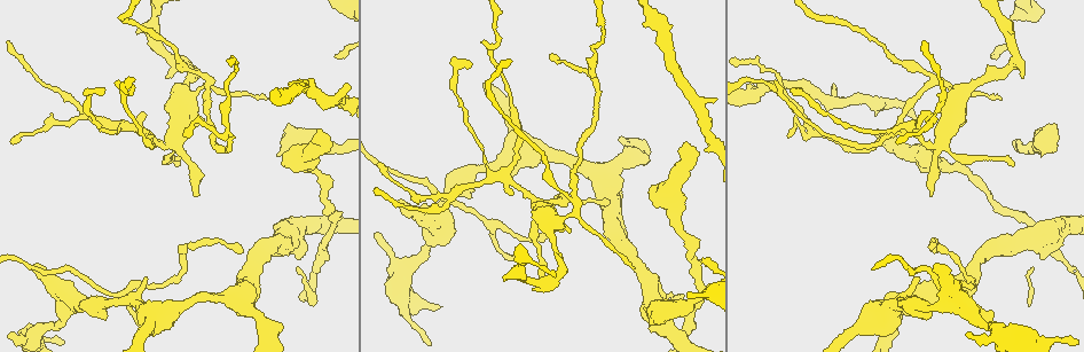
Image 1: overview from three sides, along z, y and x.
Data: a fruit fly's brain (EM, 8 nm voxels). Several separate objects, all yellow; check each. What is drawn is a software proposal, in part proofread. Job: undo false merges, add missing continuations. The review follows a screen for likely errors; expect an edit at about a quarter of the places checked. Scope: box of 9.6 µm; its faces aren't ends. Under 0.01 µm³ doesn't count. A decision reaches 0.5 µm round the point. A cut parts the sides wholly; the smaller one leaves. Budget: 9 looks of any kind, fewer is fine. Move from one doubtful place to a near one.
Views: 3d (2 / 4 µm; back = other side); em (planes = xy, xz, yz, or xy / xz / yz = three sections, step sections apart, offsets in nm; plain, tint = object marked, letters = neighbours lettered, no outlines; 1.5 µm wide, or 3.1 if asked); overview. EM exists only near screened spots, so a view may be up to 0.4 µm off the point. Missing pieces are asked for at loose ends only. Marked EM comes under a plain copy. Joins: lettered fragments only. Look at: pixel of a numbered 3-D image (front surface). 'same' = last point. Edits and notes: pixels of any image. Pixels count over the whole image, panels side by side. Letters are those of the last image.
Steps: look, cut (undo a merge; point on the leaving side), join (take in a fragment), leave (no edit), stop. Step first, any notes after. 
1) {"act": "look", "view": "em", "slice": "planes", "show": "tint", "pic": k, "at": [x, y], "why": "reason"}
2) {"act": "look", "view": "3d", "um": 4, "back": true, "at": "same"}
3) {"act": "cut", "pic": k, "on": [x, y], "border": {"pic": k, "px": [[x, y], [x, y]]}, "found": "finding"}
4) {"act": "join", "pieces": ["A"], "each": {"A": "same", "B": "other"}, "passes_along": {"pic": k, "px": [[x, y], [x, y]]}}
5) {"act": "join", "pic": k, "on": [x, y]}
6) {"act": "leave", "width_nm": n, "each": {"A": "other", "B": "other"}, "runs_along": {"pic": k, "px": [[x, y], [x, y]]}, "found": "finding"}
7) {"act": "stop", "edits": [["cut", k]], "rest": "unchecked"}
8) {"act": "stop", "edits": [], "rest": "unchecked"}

{"act": "look", "view": "em", "slice": "planes", "show": "letters", "pic": 1, "at": [1002, 100], "why": "tapers out"}

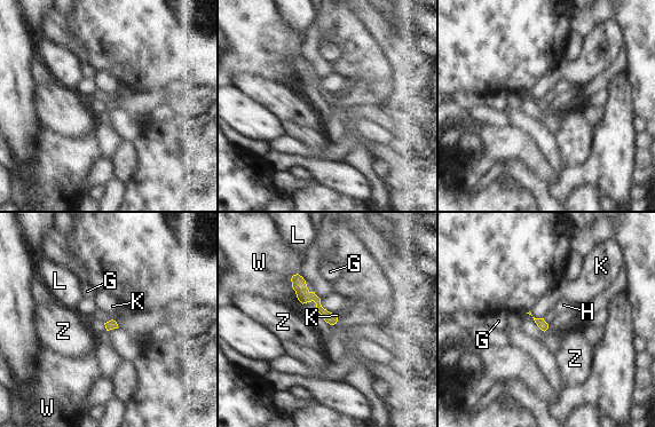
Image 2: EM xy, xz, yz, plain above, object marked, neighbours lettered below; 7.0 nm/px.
{"act": "leave", "each": {"G": "other", "H": "other", "K": "other", "L": "other", "W": "other", "Z": "other"}, "found": "none of them fits"}

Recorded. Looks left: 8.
{"act": "look", "view": "em", "slice": "planes", "show": "tint", "pic": 1, "at": [687, 144], "why": "stops while still wide"}

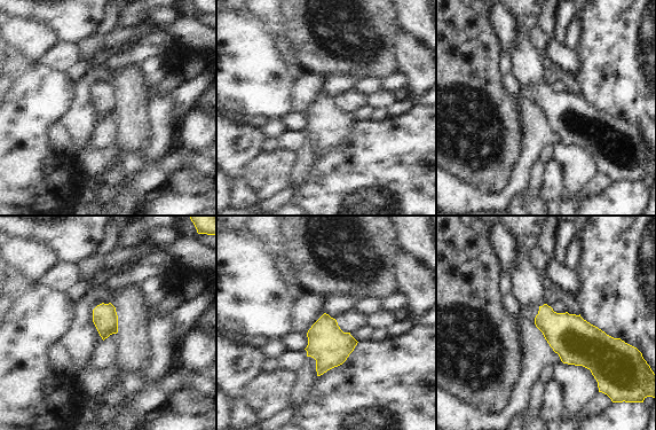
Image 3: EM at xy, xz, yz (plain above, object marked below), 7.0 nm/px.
{"act": "look", "view": "em", "slice": "planes", "show": "letters", "at": "same", "why": "what lies round it"}

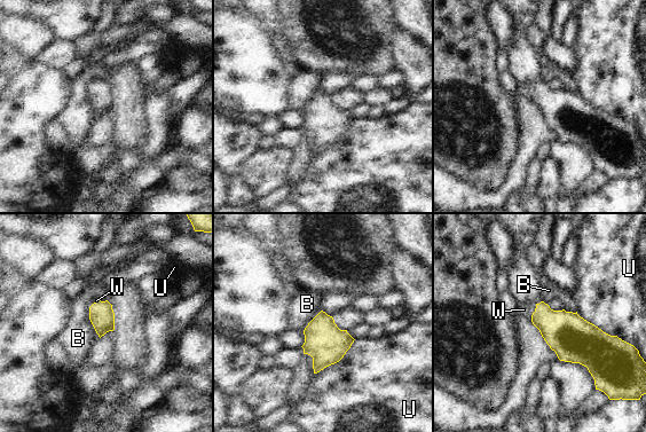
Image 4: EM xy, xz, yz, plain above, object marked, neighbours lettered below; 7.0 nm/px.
{"act": "join", "pieces": ["W"], "longest_contact_nm": ["U", 380], "each": {"B": "other", "U": "other", "W": "same"}, "passes_along": {"pic": 4, "px": [[562, 331], [535, 308], [528, 307]]}, "found": "the neuron continues"}

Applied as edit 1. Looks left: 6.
{"act": "look", "view": "3d", "um": 2, "pic": 1, "at": [934, 79], "why": "four or more arms meet"}

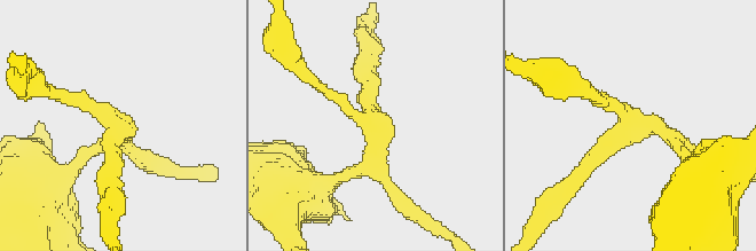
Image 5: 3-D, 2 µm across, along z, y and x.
{"act": "look", "view": "em", "slice": "planes", "show": "letters", "pic": 5, "at": [630, 125], "why": "shape alone is not enough"}

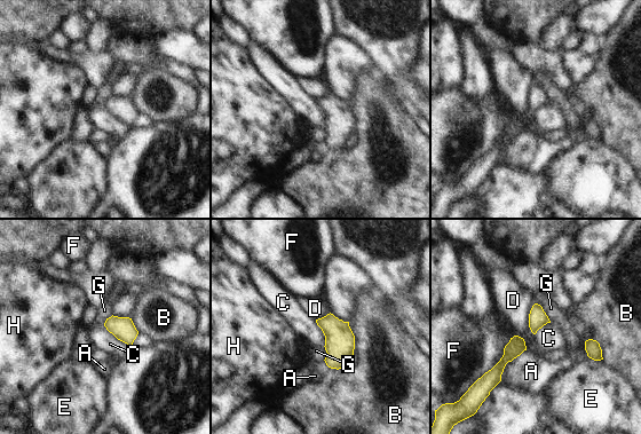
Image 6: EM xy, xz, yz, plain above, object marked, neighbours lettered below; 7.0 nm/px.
{"act": "leave", "longest_contact_nm": ["F", 360], "each": {"A": "other", "B": "other", "C": "other", "D": "other", "E": "other", "F": "other", "G": "other", "H": "other"}, "border": {"pic": 6, "px": [[103, 325], [129, 346]]}, "found": "continuous, no second neuron"}

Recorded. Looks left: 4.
{"act": "look", "view": "3d", "um": 2, "pic": 1, "at": [144, 277], "why": "an open end"}

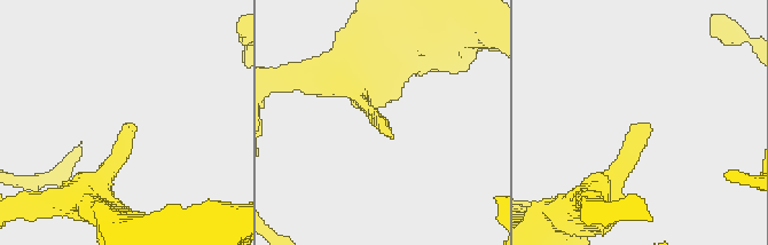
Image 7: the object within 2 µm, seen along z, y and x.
{"act": "look", "view": "em", "slice": "yz", "step": 8, "show": "tint", "pic": 7, "at": [127, 124]}

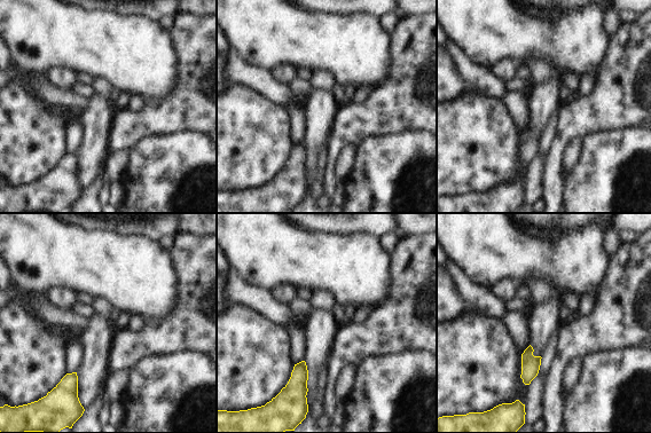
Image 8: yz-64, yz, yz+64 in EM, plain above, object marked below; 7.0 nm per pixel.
{"act": "look", "view": "em", "slice": "yz", "step": 8, "show": "letters", "at": "same", "why": "see the neighbours"}

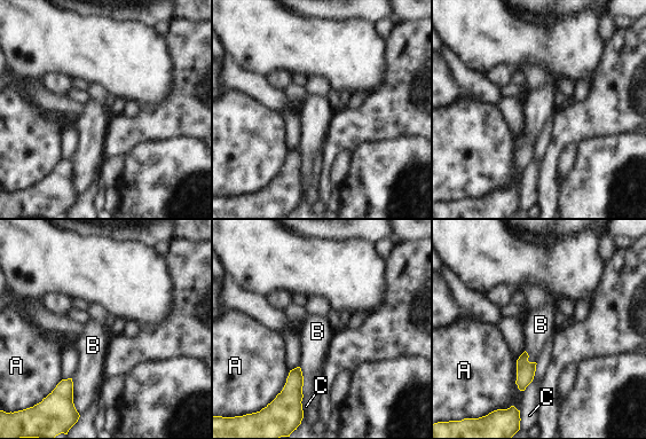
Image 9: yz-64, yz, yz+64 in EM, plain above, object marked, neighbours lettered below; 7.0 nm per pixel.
{"act": "leave", "each": {"A": "other", "B": "other", "C": "other"}, "border": {"pic": 9, "px": [[299, 367], [302, 374], [301, 402]]}, "found": "none of them fits"}

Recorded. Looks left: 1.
{"act": "stop", "edits": [["join", 4]], "rest": "unchecked"}

